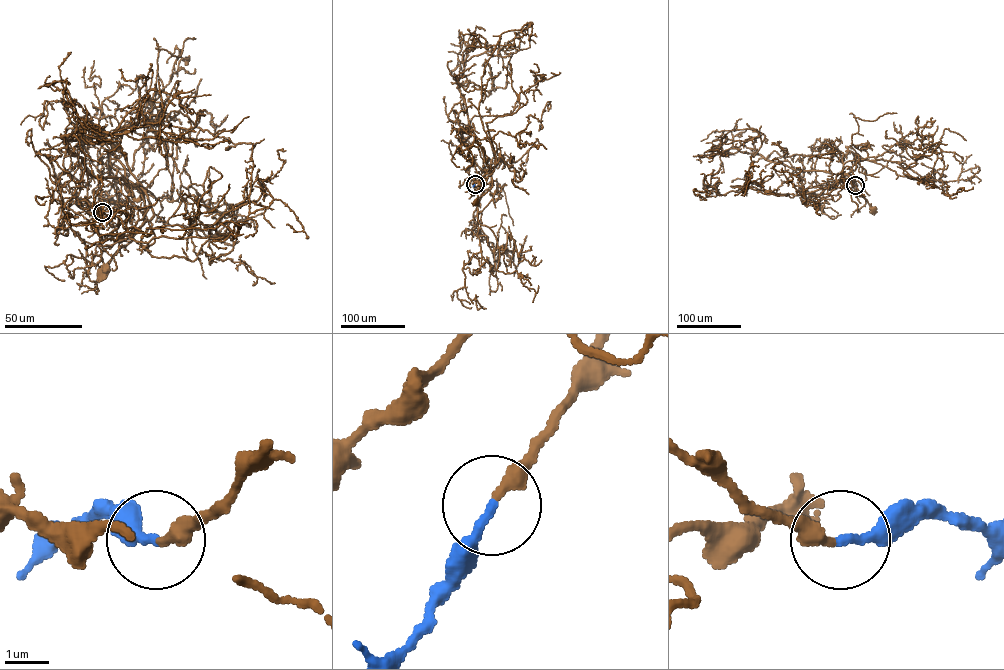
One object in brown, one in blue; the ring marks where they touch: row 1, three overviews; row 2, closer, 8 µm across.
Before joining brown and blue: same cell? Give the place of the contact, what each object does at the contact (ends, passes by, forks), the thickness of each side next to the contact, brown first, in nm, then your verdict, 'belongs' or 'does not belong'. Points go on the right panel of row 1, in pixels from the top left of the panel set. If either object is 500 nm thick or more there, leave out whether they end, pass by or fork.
place (855, 185); brown ends; blue ends; calibres 340 and 200 nm; belongs

